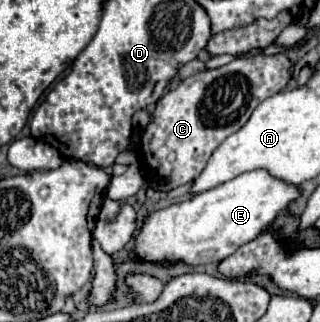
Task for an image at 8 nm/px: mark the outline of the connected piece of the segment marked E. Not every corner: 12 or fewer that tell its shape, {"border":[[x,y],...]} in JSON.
{"border":[[266,169],[150,213],[144,261],[220,263],[300,195]]}

